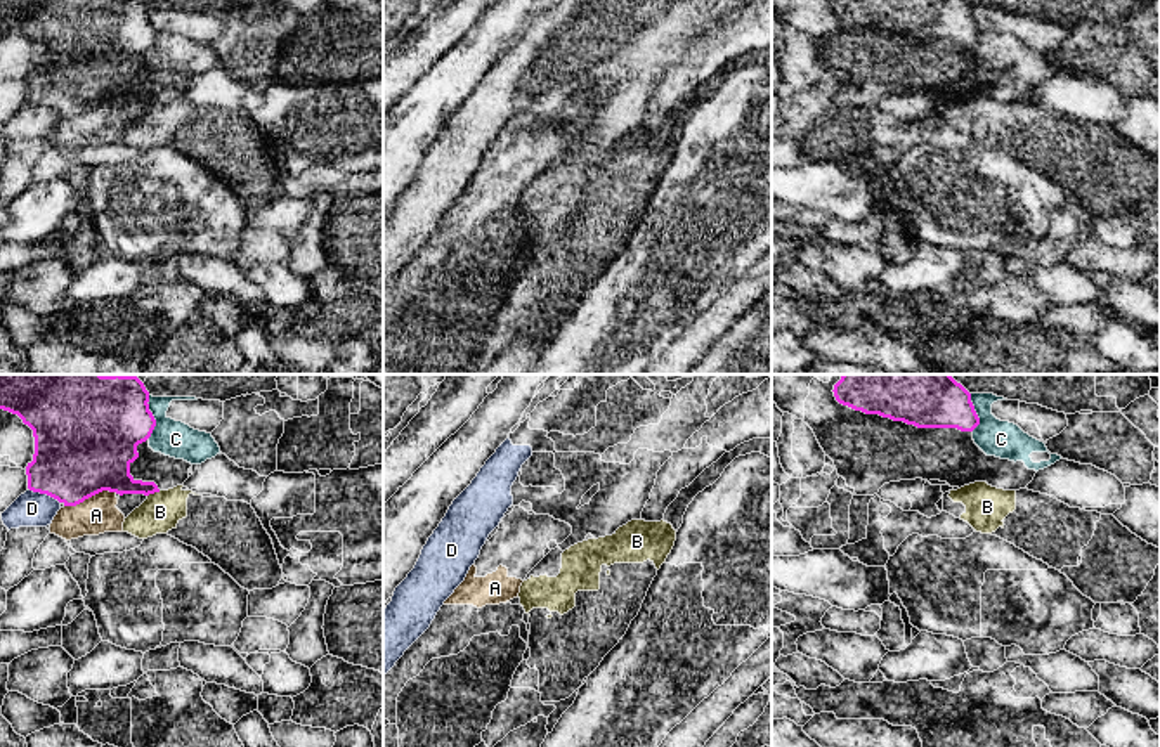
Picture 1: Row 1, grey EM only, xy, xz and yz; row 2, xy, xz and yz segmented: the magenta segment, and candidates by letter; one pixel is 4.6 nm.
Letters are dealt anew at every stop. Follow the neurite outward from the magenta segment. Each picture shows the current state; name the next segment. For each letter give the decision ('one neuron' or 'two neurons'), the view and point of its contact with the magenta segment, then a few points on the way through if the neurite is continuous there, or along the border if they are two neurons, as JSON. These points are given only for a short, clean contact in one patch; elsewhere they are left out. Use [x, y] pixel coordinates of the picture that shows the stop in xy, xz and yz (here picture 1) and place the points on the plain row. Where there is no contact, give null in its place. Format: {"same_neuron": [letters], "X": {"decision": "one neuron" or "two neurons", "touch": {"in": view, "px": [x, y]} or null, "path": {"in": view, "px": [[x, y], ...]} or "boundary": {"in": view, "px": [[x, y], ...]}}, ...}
{"same_neuron": [], "A": {"decision": "two neurons", "touch": {"in": "xy", "px": [91, 108]}, "boundary": {"in": "xy", "px": [[117, 104], [99, 103], [75, 116], [65, 118]]}}, "B": {"decision": "two neurons", "touch": {"in": "xy", "px": [153, 104]}, "boundary": {"in": "xy", "px": [[160, 103], [148, 108]]}}, "C": {"decision": "two neurons", "touch": {"in": "xy", "px": [153, 28]}}, "D": {"decision": "two neurons", "touch": {"in": "xy", "px": [45, 104]}}}

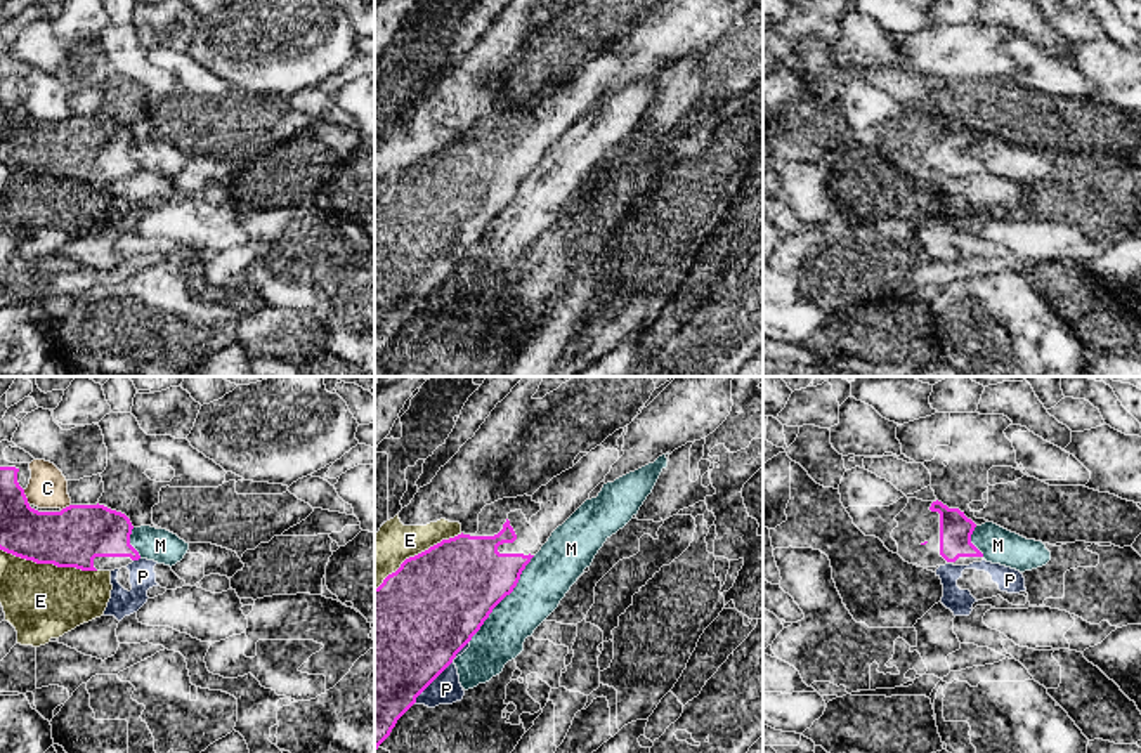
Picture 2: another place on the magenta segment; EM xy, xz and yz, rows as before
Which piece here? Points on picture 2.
{"same_neuron": [], "C": {"decision": "two neurons", "touch": {"in": "xy", "px": [25, 108]}}, "E": {"decision": "two neurons", "touch": {"in": "xy", "px": [49, 174]}}, "M": {"decision": "two neurons", "touch": {"in": "xz", "px": [503, 209]}}, "P": {"decision": "two neurons", "touch": {"in": "xz", "px": [443, 281]}}}

